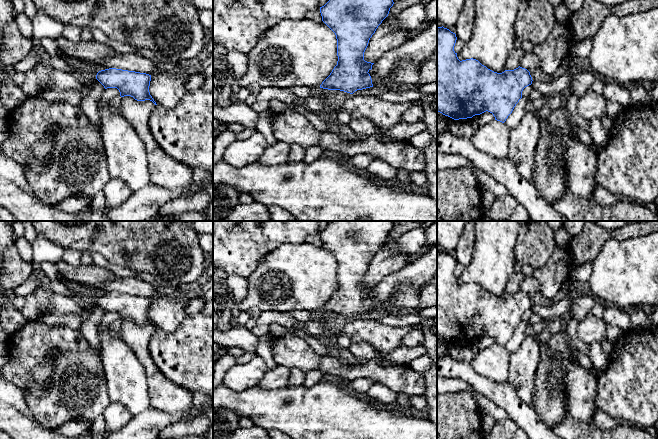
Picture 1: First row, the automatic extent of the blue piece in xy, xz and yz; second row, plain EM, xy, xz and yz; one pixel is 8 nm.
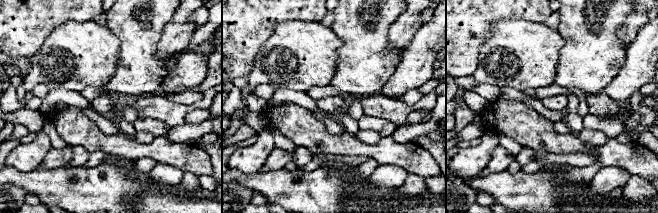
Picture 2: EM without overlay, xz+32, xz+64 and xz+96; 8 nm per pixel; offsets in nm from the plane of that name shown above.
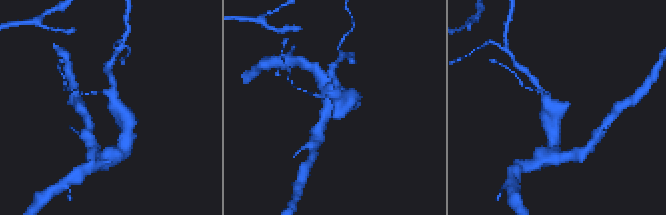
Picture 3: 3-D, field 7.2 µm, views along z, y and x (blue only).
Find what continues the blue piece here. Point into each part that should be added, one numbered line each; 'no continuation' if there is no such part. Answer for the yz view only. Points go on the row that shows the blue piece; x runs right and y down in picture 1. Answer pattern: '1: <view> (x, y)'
no continuation

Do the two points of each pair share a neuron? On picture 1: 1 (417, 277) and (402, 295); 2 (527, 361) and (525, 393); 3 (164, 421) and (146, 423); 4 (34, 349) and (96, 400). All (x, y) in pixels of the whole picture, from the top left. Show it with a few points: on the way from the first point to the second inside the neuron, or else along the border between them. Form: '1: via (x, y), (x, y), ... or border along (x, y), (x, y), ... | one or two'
1: border along (420, 293), (408, 281), (403, 280), (391, 297) | two
2: via (525, 369), (525, 385) | one
3: via (160, 421), (152, 421), (150, 423) | one
4: via (51, 350), (76, 373), (79, 383) | one

